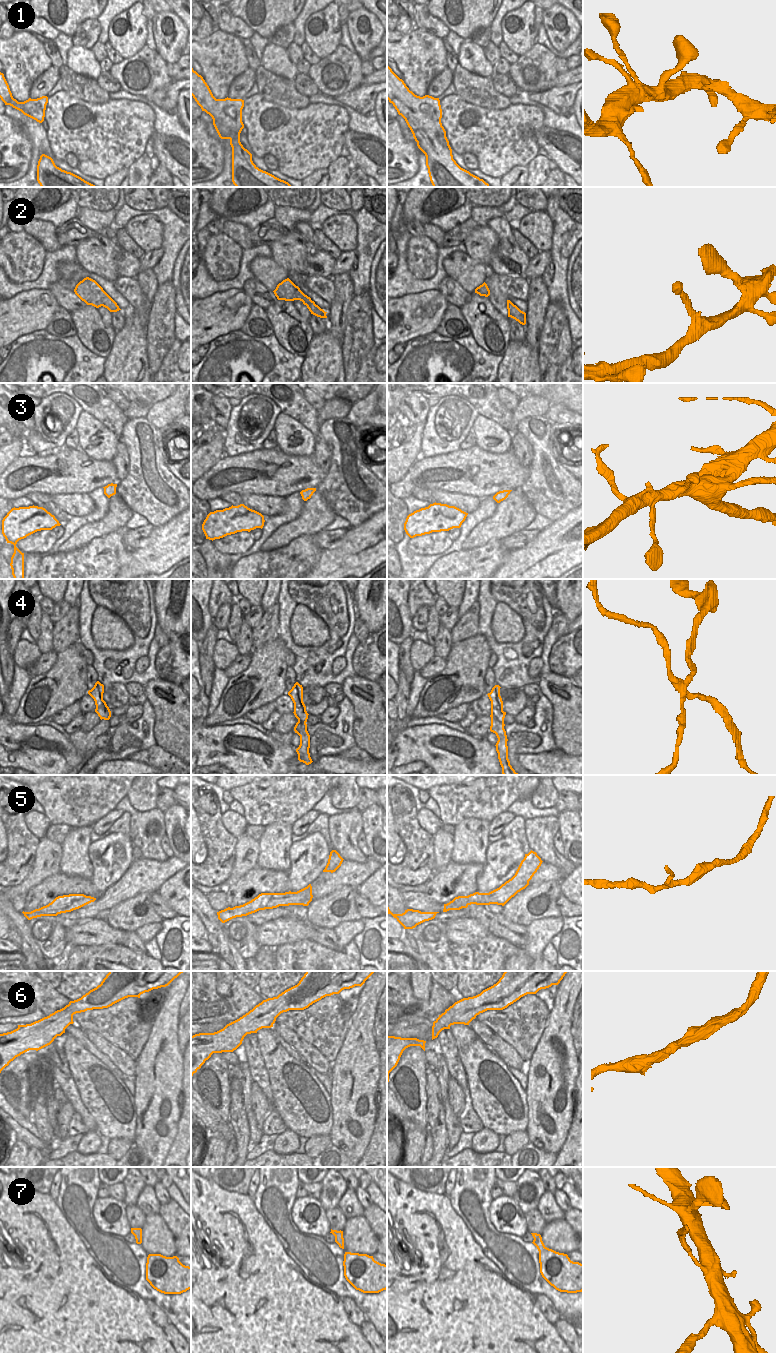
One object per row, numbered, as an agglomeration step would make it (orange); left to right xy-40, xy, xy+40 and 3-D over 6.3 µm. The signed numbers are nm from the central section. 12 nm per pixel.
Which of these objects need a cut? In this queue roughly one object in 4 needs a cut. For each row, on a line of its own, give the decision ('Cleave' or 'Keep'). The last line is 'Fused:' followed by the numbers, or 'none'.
1: Keep
2: Keep
3: Keep
4: Cleave
5: Keep
6: Keep
7: Cleave
Fused: 4, 7.

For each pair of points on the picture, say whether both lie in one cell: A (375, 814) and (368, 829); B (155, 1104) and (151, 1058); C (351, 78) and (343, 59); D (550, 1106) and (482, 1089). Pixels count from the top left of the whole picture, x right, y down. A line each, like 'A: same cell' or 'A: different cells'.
A: same cell
B: same cell
C: same cell
D: different cells

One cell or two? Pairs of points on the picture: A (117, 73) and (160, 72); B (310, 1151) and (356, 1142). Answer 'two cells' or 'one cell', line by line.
A: one cell
B: two cells

